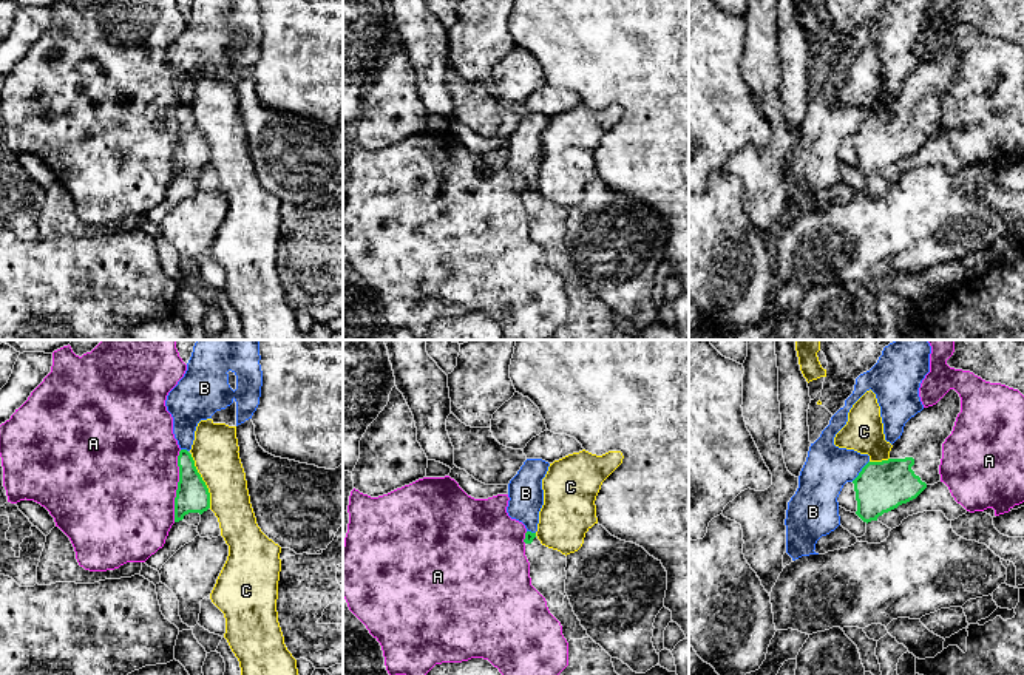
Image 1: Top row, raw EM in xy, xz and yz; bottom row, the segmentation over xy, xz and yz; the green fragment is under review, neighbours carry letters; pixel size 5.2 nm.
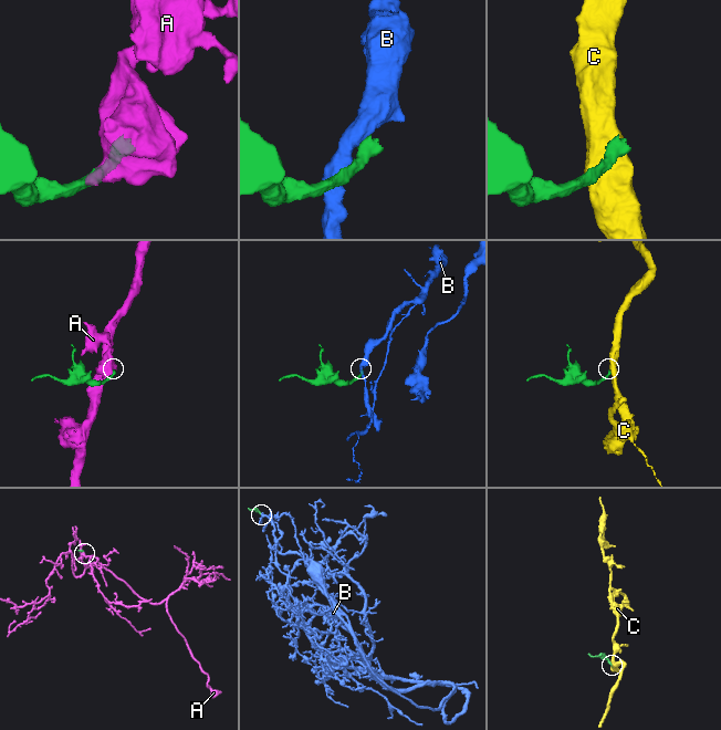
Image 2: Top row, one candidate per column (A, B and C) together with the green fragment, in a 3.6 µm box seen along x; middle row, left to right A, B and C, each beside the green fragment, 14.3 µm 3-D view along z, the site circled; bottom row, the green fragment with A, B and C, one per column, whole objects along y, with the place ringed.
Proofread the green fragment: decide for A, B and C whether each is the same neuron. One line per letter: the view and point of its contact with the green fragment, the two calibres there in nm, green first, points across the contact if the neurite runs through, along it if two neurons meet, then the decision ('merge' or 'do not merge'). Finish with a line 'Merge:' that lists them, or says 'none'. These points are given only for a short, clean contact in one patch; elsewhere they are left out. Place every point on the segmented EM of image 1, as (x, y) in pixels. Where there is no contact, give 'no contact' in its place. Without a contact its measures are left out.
A: xy (178, 485) | 180/480 nm | do not merge
B: yz (861, 471) | 260/240 nm | along yz (868, 461), (851, 481) | do not merge
C: xy (203, 481) | 180/240 nm | along xy (190, 454), (207, 488), (210, 507) | do not merge
Merge: none

